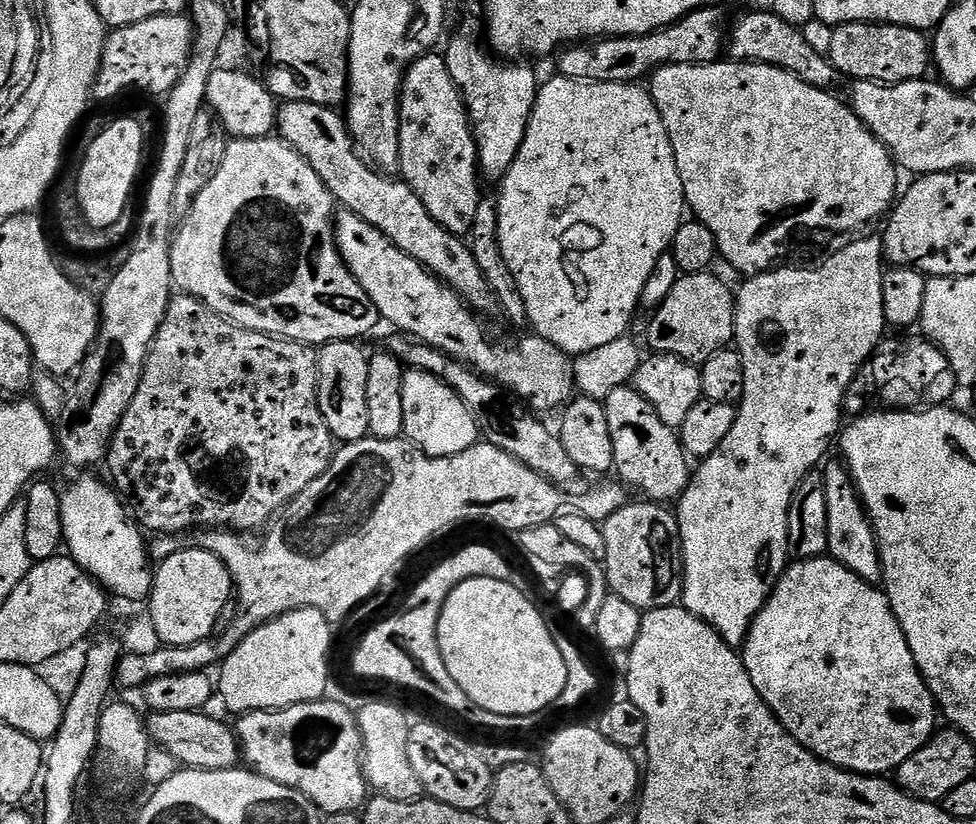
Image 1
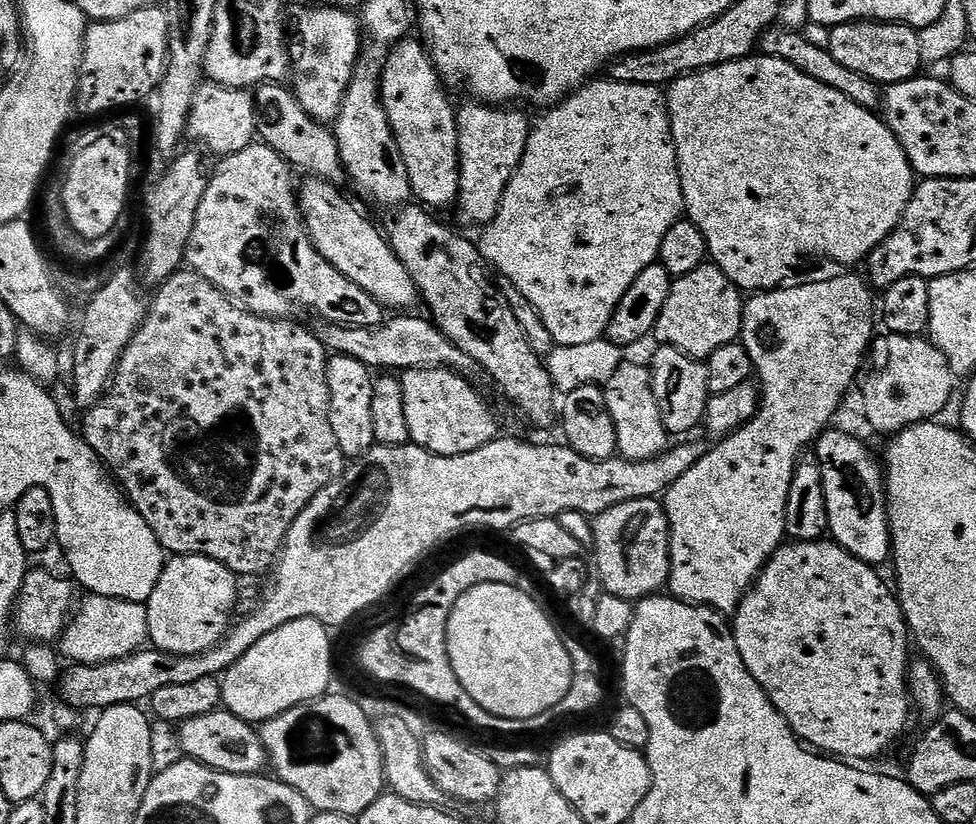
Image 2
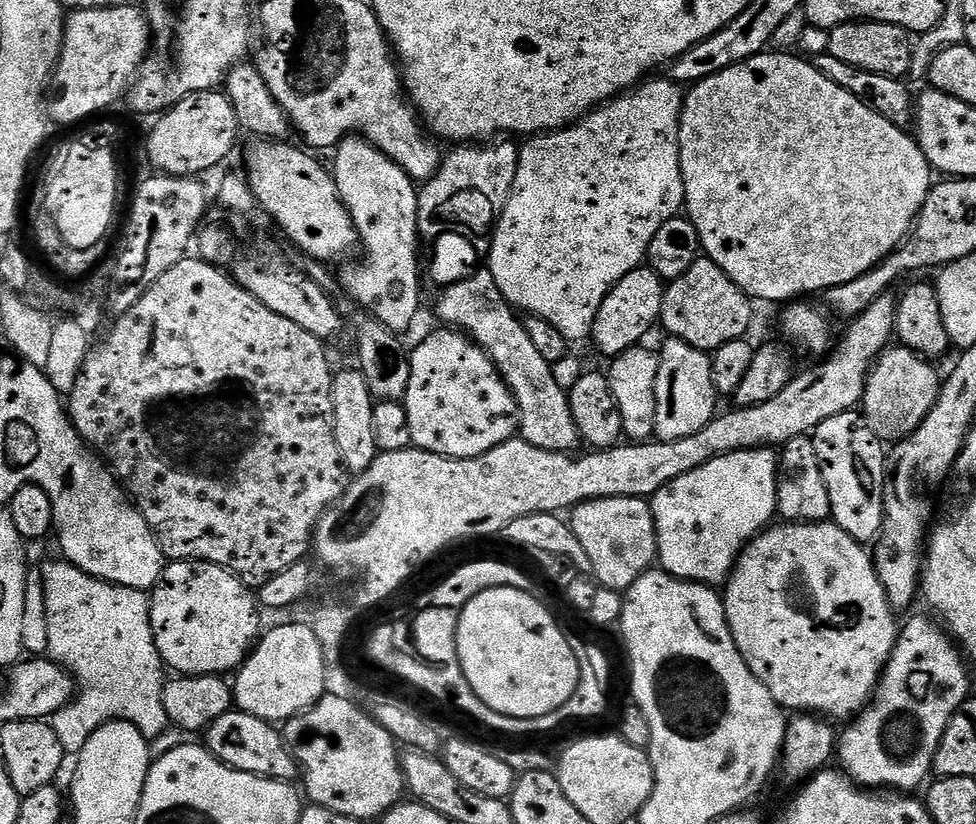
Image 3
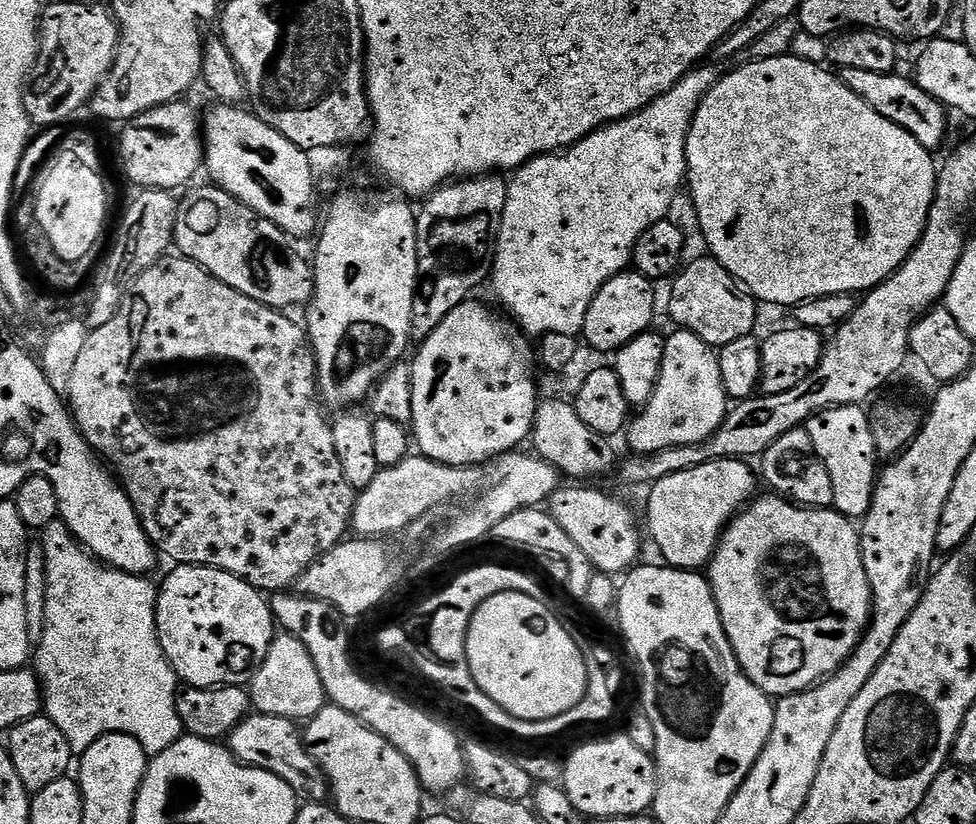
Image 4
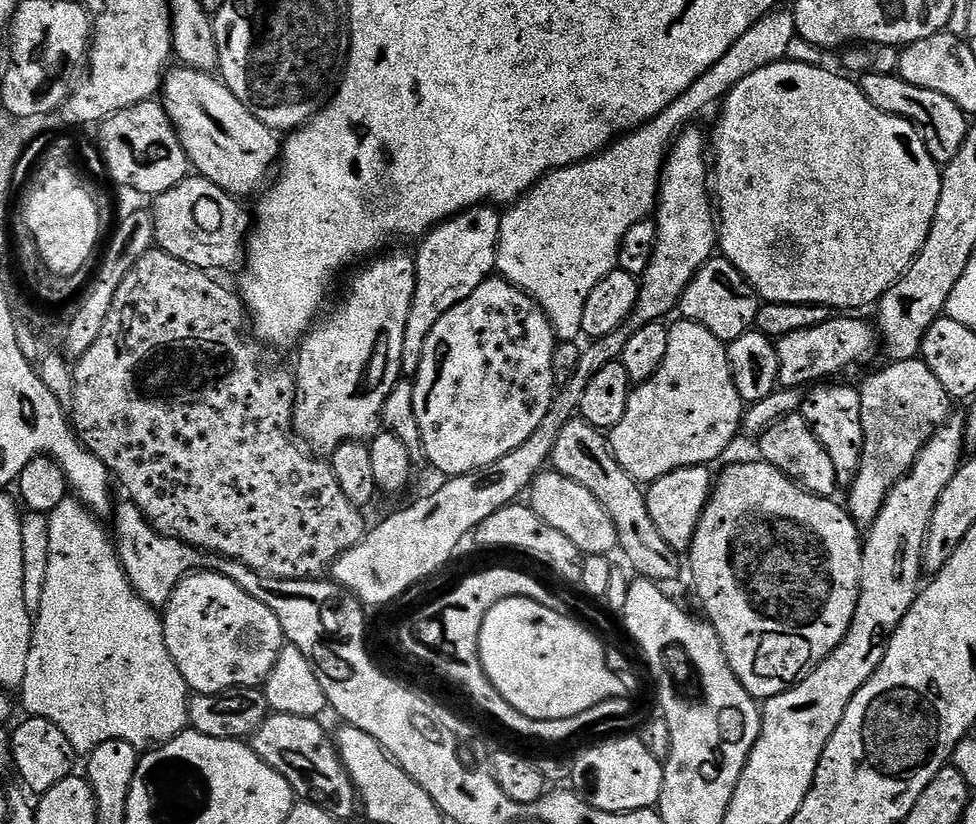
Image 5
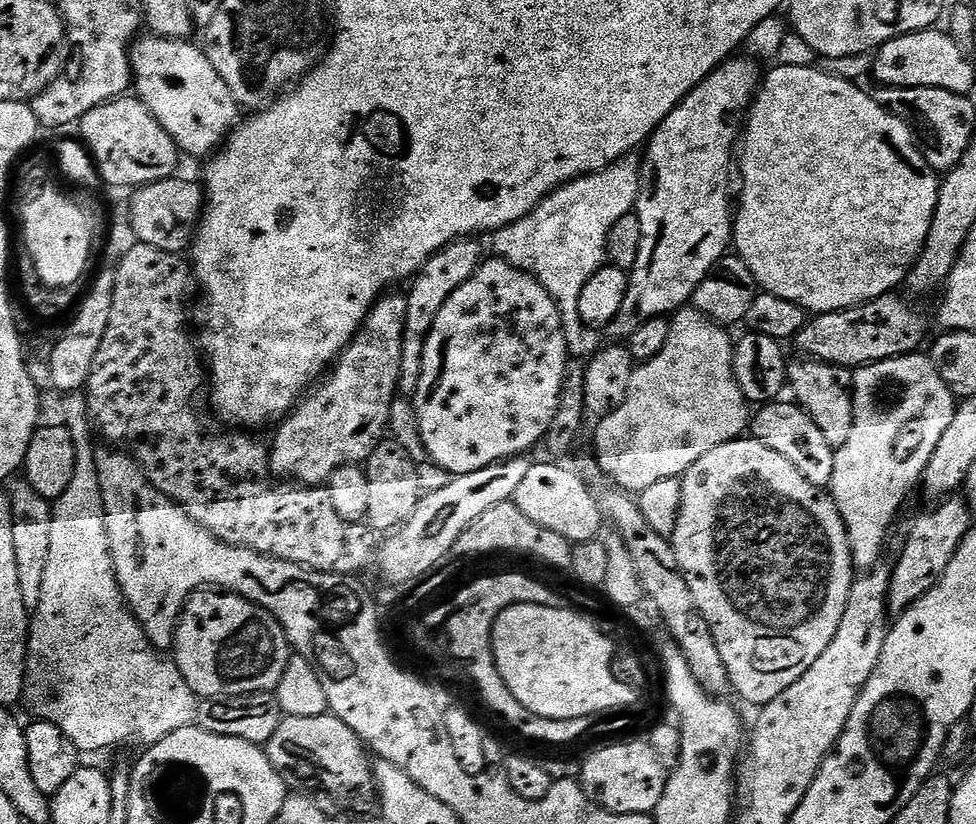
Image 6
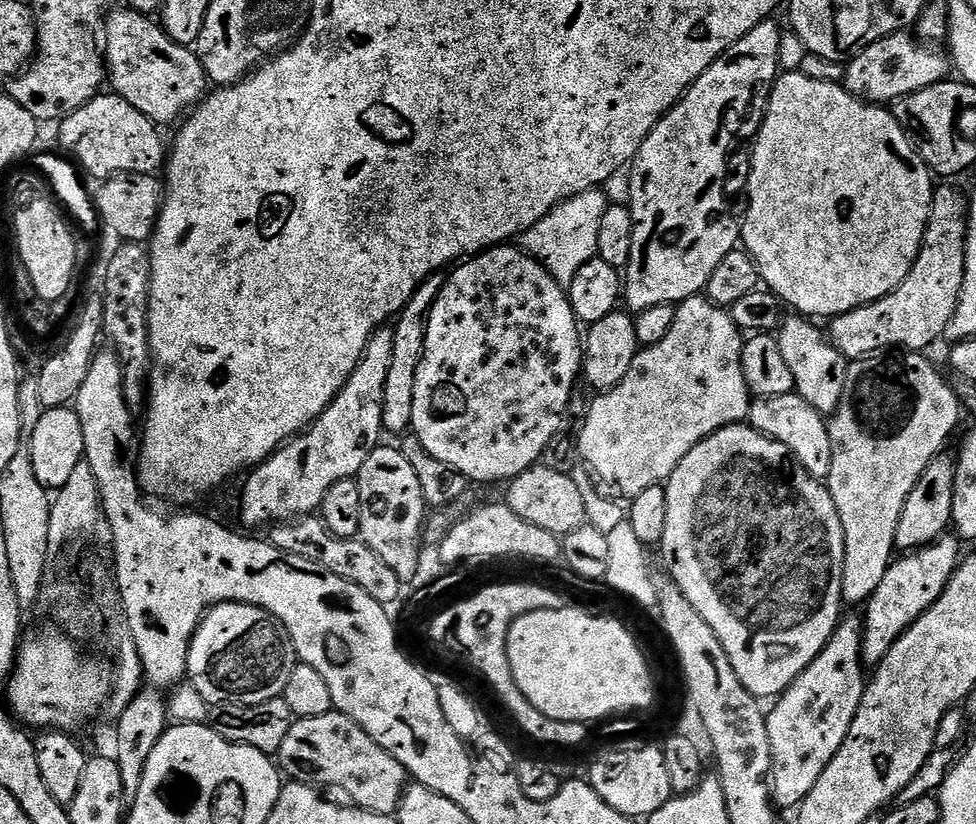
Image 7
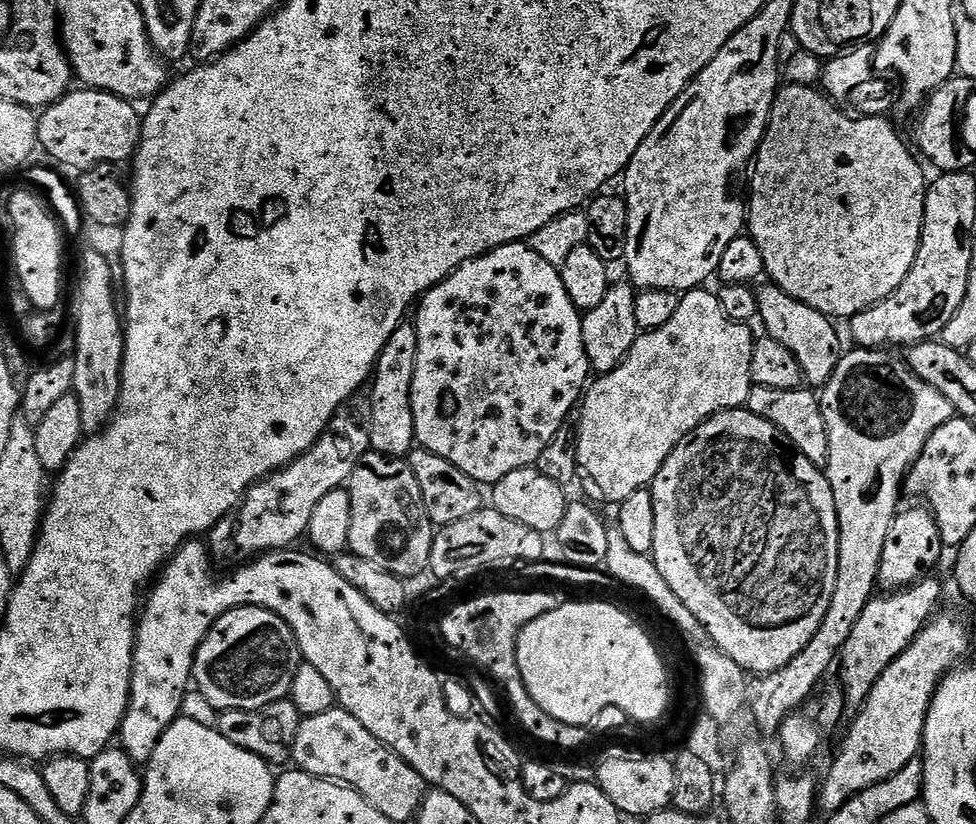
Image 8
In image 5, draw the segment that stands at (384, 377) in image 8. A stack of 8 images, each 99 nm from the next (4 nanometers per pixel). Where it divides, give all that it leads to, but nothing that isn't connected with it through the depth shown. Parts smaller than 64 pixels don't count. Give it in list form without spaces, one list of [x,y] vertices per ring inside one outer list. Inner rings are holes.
[[[492,206],[465,208],[456,216],[437,224],[419,241],[420,249],[414,252],[414,298],[410,302],[410,318],[406,318],[406,338],[402,341],[400,371],[405,377],[415,377],[419,370],[426,338],[430,338],[430,330],[438,326],[438,318],[442,318],[446,310],[454,310],[462,298],[470,298],[470,294],[474,294],[474,290],[478,290],[478,286],[496,272],[500,217],[501,213]]]

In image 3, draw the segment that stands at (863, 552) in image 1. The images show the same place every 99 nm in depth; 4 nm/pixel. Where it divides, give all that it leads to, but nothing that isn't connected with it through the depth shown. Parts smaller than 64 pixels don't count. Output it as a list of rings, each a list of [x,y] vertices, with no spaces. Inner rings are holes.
[[[856,410],[826,418],[811,433],[811,438],[814,450],[818,450],[826,494],[830,494],[831,523],[846,530],[858,543],[871,545],[884,525],[886,444],[875,436],[864,416]]]

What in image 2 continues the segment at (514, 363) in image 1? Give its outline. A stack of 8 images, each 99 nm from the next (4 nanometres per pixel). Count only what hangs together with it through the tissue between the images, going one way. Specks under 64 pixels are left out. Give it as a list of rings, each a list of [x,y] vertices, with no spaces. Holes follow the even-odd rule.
[[[308,178],[299,185],[298,199],[308,237],[314,246],[350,282],[357,284],[388,310],[412,310],[418,304],[416,284],[406,274],[406,266],[396,257],[385,233],[380,232],[340,193],[337,185],[326,180]]]

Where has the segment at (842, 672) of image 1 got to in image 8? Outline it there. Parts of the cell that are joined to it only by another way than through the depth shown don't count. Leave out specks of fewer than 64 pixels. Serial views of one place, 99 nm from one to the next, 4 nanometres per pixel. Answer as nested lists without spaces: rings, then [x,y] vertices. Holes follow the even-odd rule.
[[[747,407],[731,408],[725,412],[714,414],[706,422],[702,422],[702,426],[698,426],[686,438],[682,438],[682,442],[678,442],[678,446],[674,446],[674,450],[670,454],[670,458],[666,458],[666,462],[662,466],[662,470],[658,470],[658,474],[650,485],[650,491],[654,498],[654,546],[650,553],[653,563],[656,564],[658,572],[662,574],[662,578],[666,580],[668,586],[678,598],[686,604],[687,609],[698,618],[702,626],[709,632],[709,638],[715,647],[725,652],[731,660],[738,662],[738,666],[744,669],[748,674],[763,674],[765,672],[777,672],[782,670],[782,666],[786,666],[795,658],[797,654],[806,646],[806,642],[810,642],[810,638],[814,638],[814,634],[818,634],[818,626],[822,626],[822,618],[826,618],[826,610],[830,610],[830,598],[834,598],[834,582],[838,582],[838,542],[840,541],[840,527],[838,526],[838,514],[834,506],[834,494],[830,490],[830,482],[826,475],[825,469],[814,466],[814,462],[810,462],[810,458],[806,458],[806,454],[802,454],[797,448],[791,444],[786,438],[786,434],[782,434],[782,430],[778,430],[778,426],[774,426],[770,422],[766,422],[766,418],[758,418],[758,414],[748,411]]]

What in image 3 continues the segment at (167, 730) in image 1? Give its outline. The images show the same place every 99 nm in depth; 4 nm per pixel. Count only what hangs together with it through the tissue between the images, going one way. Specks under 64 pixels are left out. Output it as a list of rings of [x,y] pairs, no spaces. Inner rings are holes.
[[[239,710],[222,714],[218,722],[206,729],[206,747],[226,766],[240,772],[253,772],[255,776],[266,776],[274,780],[292,782],[297,779],[296,759],[288,752],[284,737],[275,723],[251,716]]]

